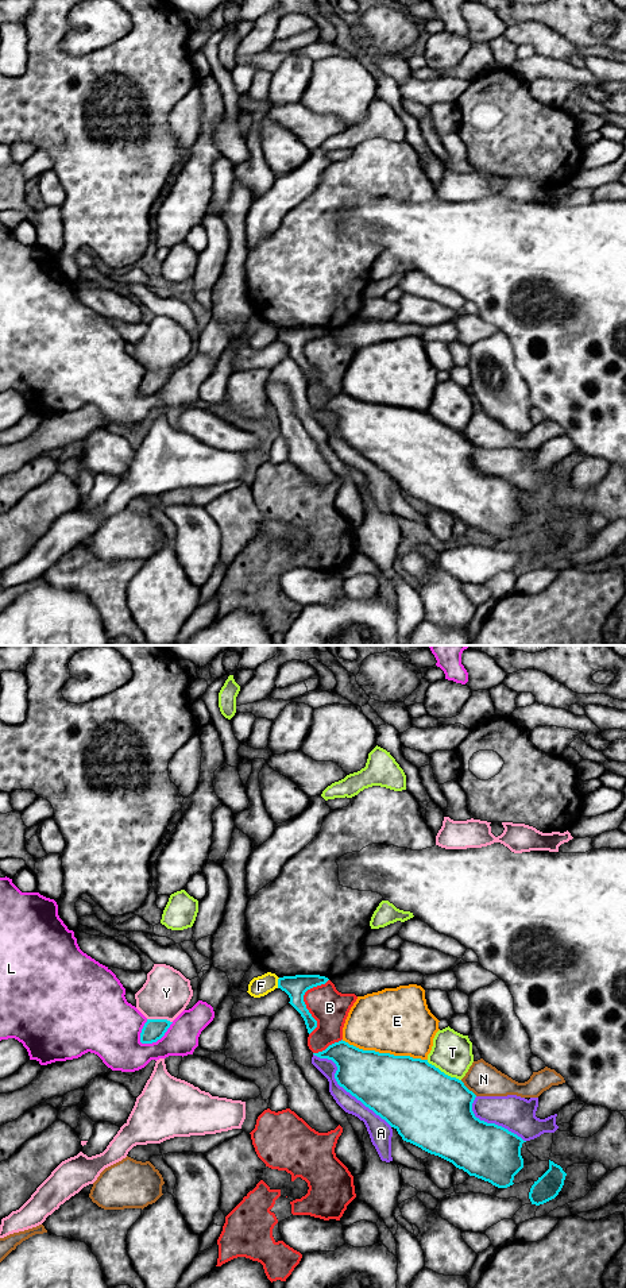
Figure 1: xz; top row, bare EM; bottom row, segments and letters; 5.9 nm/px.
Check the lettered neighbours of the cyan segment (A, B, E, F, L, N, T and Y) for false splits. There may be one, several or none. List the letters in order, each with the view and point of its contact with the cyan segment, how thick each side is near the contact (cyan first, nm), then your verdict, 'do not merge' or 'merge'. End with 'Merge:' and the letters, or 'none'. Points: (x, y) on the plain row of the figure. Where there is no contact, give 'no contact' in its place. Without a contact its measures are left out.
A: xz (344, 440) | 360/100 nm | do not merge
B: xz (304, 354) | 130/220 nm | do not merge
E: xz (385, 405) | 400/400 nm | do not merge
F: xz (278, 335) | 130/120 nm | do not merge
L: xz (157, 392) | 130/300 nm | do not merge
N: xz (467, 440) | 460/200 nm | do not merge
T: xz (443, 424) | 460/240 nm | do not merge
Y: xz (159, 371) | 130/280 nm | do not merge
Merge: none

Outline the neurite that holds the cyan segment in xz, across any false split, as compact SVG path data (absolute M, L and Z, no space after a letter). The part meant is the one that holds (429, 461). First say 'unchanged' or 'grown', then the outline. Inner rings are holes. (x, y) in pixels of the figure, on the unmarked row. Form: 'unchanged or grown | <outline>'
unchanged | M343 392L313 406L332 412L337 419L337 436L385 471L403 493L498 540L514 536L514 528L523 520L521 500L526 493L476 470L472 463L476 447L461 432L445 427L428 412L363 402Z

